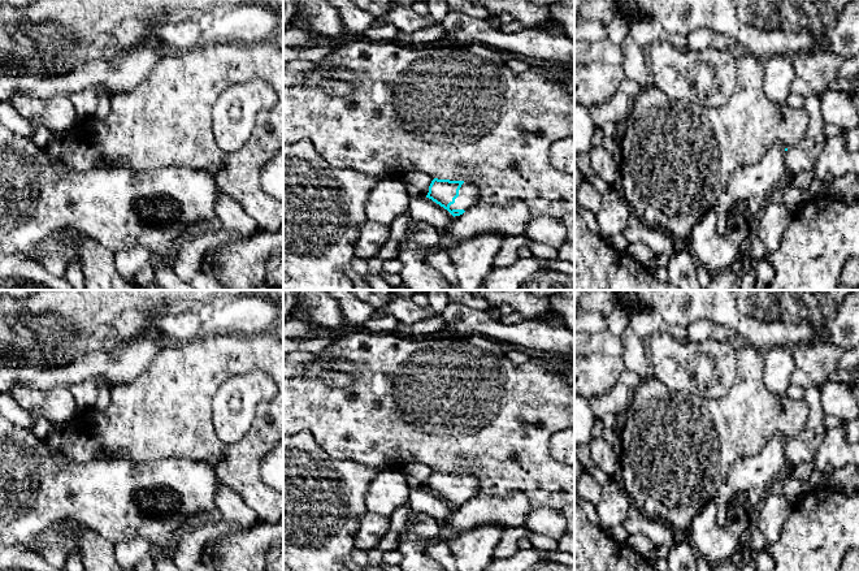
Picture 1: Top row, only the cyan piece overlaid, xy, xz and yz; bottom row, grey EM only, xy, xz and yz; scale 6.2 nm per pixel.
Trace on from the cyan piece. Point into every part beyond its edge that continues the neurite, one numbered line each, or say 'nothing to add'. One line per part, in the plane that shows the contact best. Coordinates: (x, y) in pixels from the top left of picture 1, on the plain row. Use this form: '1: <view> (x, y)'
1: xz (468, 488)

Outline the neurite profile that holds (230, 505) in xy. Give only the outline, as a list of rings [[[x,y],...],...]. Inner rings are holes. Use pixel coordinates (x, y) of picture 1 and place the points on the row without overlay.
[[[222,485],[216,497],[220,516],[238,524],[247,531],[259,523],[256,512],[243,501],[235,490]]]

